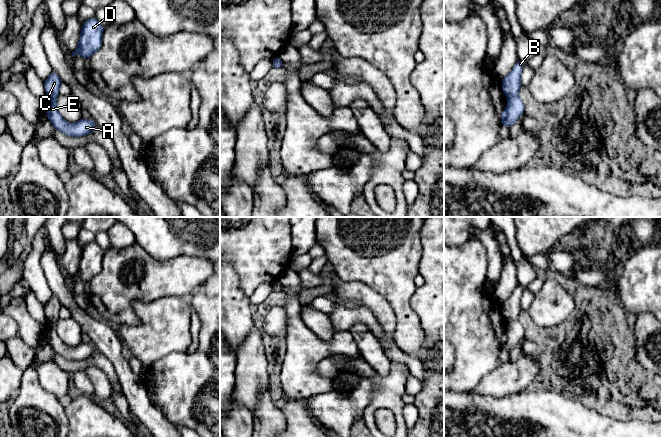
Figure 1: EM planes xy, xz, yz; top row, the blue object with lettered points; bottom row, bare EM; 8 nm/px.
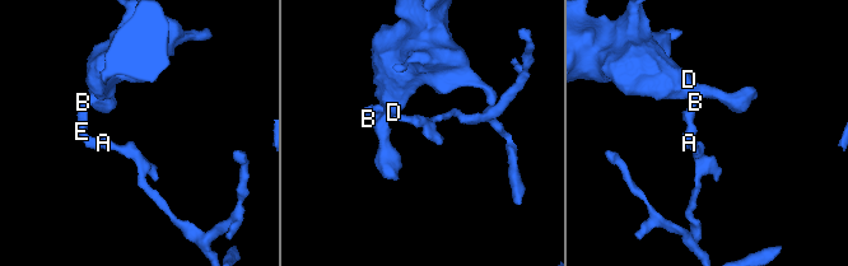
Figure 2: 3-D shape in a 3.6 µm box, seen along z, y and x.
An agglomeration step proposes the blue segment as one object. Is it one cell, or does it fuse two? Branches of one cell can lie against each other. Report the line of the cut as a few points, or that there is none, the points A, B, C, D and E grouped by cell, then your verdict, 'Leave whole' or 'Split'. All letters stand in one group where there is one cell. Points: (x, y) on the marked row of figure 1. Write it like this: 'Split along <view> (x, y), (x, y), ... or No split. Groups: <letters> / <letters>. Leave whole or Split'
Split along yz (517, 95), (509, 98). Groups: A E / B C D. Split

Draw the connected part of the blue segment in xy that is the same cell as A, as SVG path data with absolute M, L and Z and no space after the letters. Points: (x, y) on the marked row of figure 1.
M56 97L48 98L46 113L53 127L69 137L82 137L88 135L96 126L92 118L82 119L74 124L66 122L57 109Z

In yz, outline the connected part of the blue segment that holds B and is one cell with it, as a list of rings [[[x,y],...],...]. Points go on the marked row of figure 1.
[[[517,60],[511,72],[507,76],[501,78],[502,91],[506,97],[518,96],[518,92],[522,86],[520,78],[524,66],[525,64],[522,61]]]

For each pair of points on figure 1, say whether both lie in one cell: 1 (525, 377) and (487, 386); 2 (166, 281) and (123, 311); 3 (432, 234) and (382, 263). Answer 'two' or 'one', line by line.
1: one
2: one
3: two

